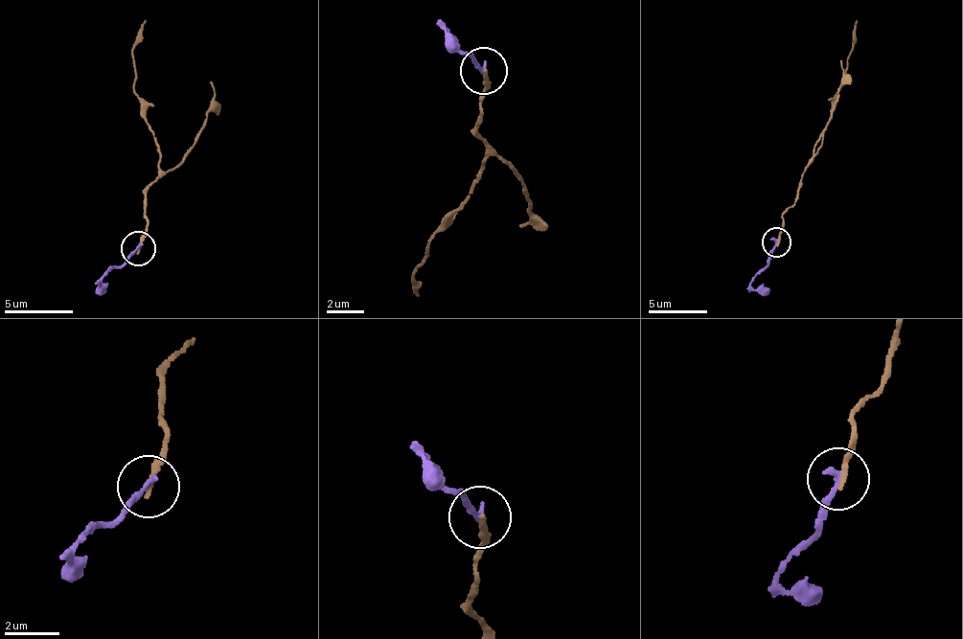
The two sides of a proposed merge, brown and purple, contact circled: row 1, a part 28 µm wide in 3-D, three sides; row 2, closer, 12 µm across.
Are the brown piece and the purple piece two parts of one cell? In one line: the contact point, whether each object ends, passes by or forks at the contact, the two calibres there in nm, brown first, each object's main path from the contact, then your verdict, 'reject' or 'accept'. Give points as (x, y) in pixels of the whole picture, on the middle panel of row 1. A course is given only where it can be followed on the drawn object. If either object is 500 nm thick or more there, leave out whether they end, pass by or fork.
(484, 70) | brown ends | purple ends | 180/240 nm | brown via (484, 72), (485, 90), (479, 113), (483, 169), (456, 212), (426, 243), (411, 285), (416, 295) | purple via (484, 72), (459, 55), (444, 28), (457, 51) | reject

